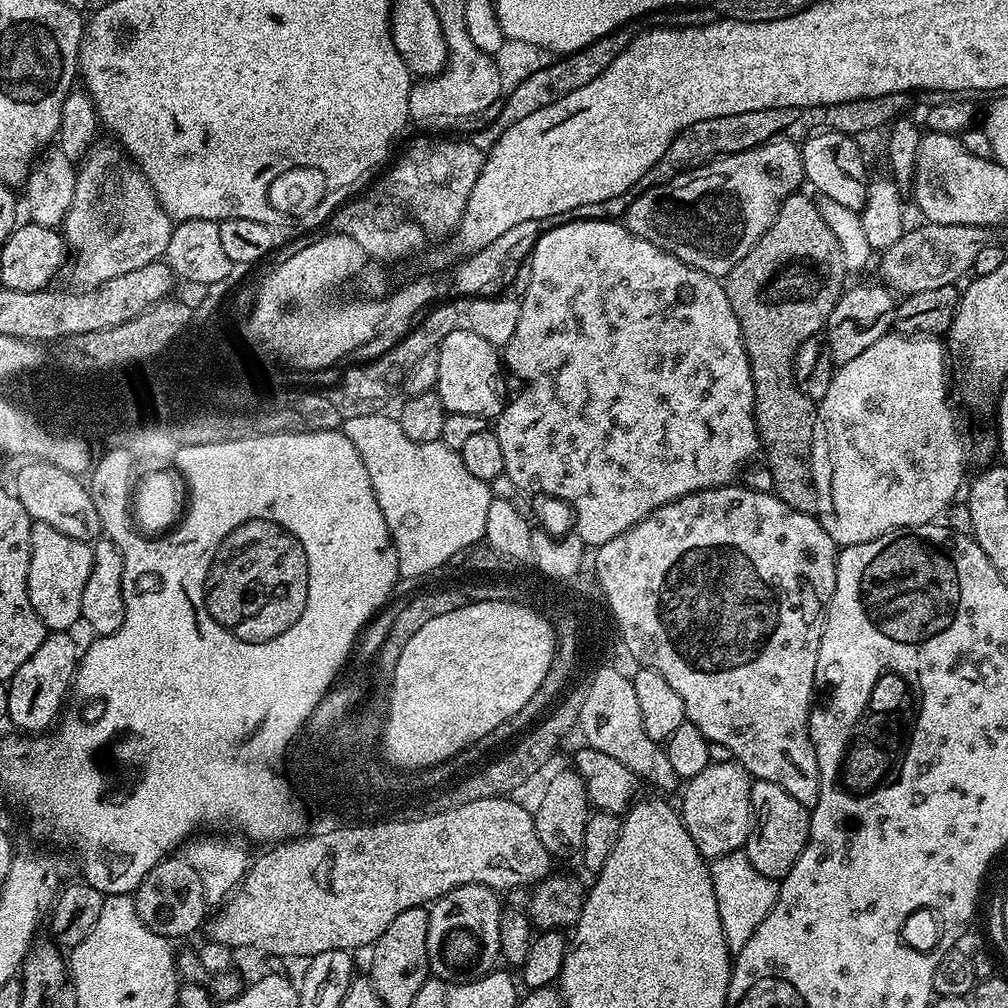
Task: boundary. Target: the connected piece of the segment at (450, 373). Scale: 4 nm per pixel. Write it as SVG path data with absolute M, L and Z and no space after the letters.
M461 326L446 338L442 338L438 354L438 382L435 391L442 402L445 413L478 414L485 418L495 418L502 414L504 405L510 399L508 384L504 381L506 368L502 363L501 349L495 348L486 338L474 334L466 326Z

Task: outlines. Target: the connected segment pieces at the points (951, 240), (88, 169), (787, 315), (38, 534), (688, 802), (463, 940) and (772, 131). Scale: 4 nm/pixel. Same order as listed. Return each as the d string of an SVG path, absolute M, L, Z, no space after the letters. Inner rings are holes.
M920 222L917 228L909 227L894 242L894 246L883 249L880 256L880 276L887 287L891 288L893 293L907 294L913 296L922 290L938 290L938 286L953 286L964 275L969 275L974 266L974 258L978 258L978 253L986 250L988 244L993 243L993 229L983 228L982 226L966 226L965 224L929 224Z
M97 143L92 148L91 152L82 160L79 165L77 176L77 186L74 189L74 200L70 205L70 210L65 216L64 223L62 225L62 235L64 237L64 243L68 245L68 251L70 253L70 268L72 264L72 280L73 285L83 286L85 289L96 288L110 279L116 278L119 275L127 274L132 270L136 270L139 267L146 266L147 263L154 263L159 261L163 257L166 246L170 246L170 234L174 227L174 221L172 217L166 214L166 210L158 202L158 198L154 194L154 190L150 186L150 182L141 174L139 168L135 163L115 143L102 144Z
M793 194L784 199L782 206L778 210L778 214L774 218L774 222L766 230L766 234L762 234L762 238L758 238L758 242L754 242L754 246L750 250L750 254L746 254L746 258L742 258L742 262L738 262L734 266L734 270L730 270L726 279L723 281L726 294L730 298L730 306L734 306L734 314L740 319L740 329L742 330L742 338L746 346L746 354L750 362L750 374L754 378L754 414L756 415L756 432L760 435L762 445L762 456L765 456L766 467L772 475L772 492L782 502L786 502L786 506L790 506L799 512L815 513L816 511L816 491L812 485L812 471L808 465L808 455L812 452L812 439L814 438L814 422L816 421L816 404L809 398L808 394L802 391L796 385L796 352L802 346L802 342L806 342L812 337L819 337L825 331L830 314L834 310L834 306L840 300L841 292L845 291L844 276L846 277L846 269L844 266L844 258L842 254L842 246L838 246L838 238L834 238L834 230L830 230L830 226L826 226L826 218L822 218L820 213L820 205L814 199L808 196L800 196L801 194Z
M33 523L30 534L30 570L28 593L34 614L42 618L48 632L67 632L81 623L82 590L86 590L86 578L92 569L92 544L87 540L70 538L54 526Z
M731 760L708 763L706 770L694 774L683 785L684 797L678 803L680 819L684 821L690 838L694 838L694 846L698 846L700 853L709 861L739 852L748 843L754 819L750 802L753 779L741 764Z
M467 884L450 890L428 908L428 971L435 979L457 982L477 980L497 967L501 959L498 922L502 903L496 896L499 895L484 884Z
M771 108L770 110L754 110L746 114L730 114L722 118L710 118L706 122L698 122L692 128L687 128L685 132L680 132L670 142L666 154L642 174L639 187L641 189L652 188L656 184L664 184L667 180L673 180L680 172L687 172L693 167L694 162L707 162L722 156L738 154L751 148L756 148L759 144L767 144L770 140L775 140L788 128L788 123L792 120L793 113L787 108Z

